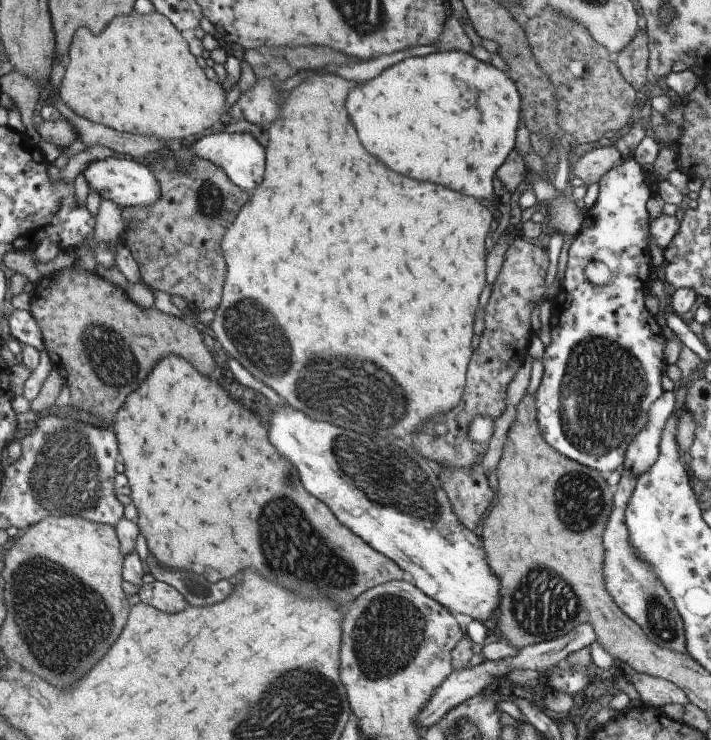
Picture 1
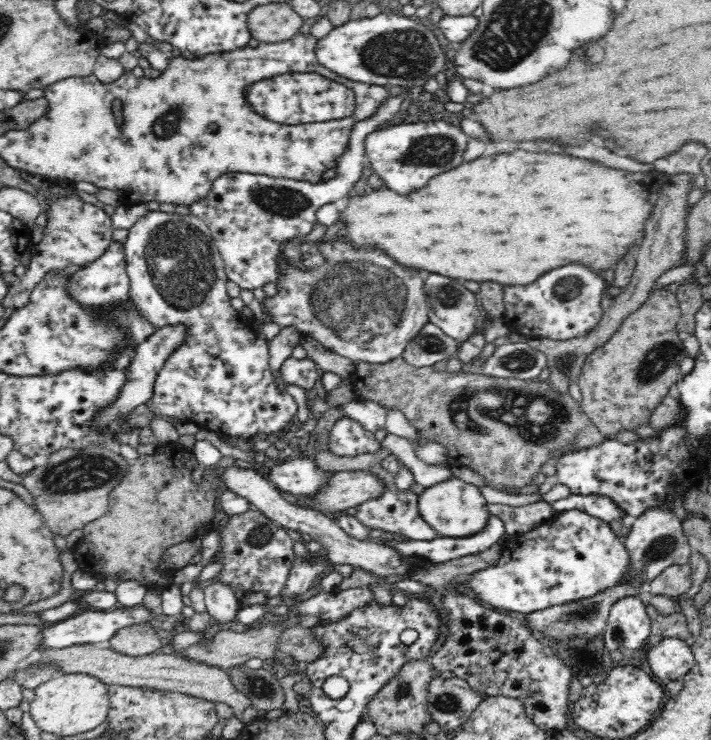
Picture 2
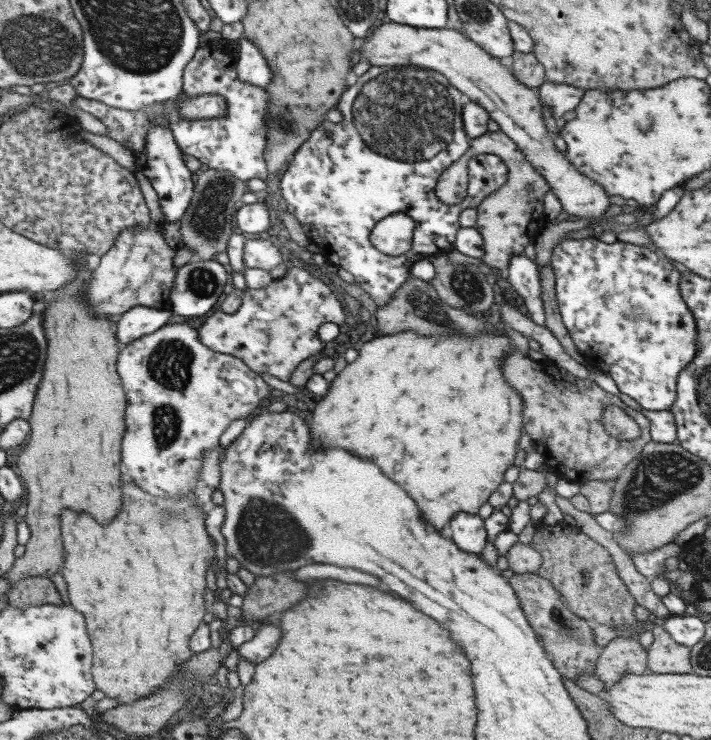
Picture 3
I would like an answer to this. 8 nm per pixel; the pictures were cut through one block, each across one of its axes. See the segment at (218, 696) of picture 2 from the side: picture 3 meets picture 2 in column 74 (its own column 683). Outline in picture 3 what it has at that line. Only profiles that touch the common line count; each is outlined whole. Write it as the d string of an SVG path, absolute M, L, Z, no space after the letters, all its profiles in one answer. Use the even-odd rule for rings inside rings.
M662 625L650 628L653 642L646 651L646 667L655 674L691 673L690 648L677 644Z

